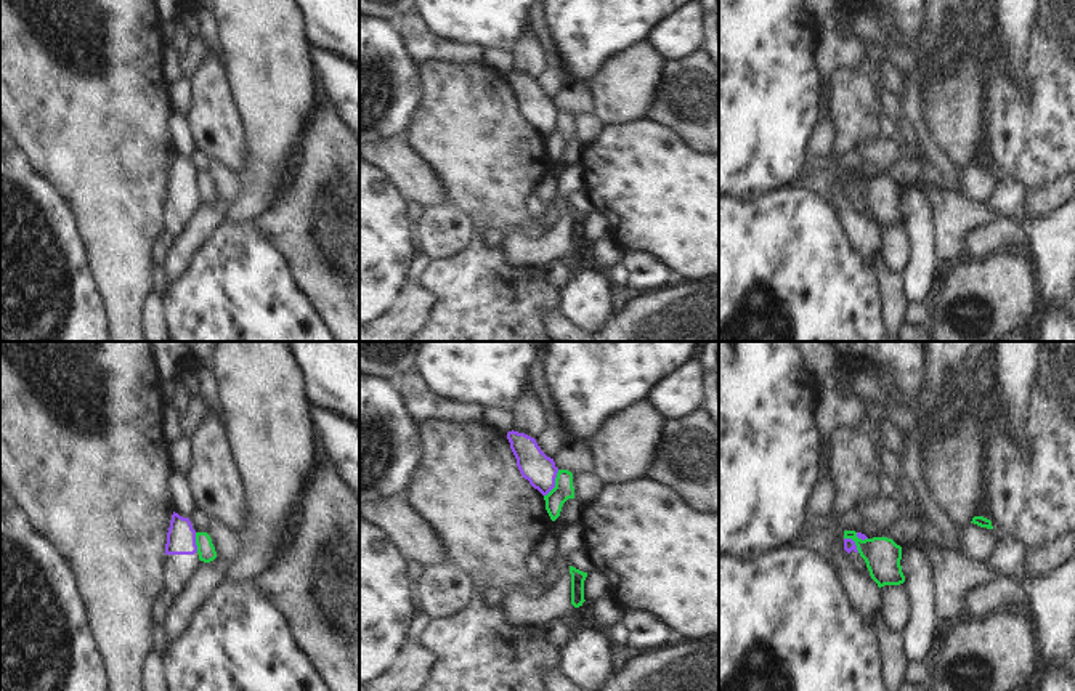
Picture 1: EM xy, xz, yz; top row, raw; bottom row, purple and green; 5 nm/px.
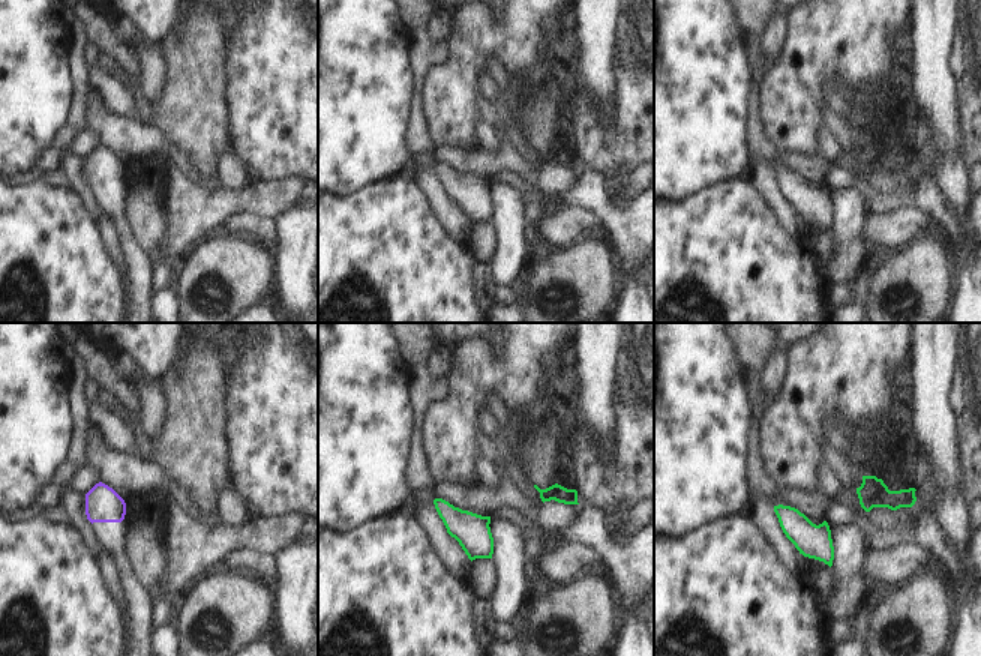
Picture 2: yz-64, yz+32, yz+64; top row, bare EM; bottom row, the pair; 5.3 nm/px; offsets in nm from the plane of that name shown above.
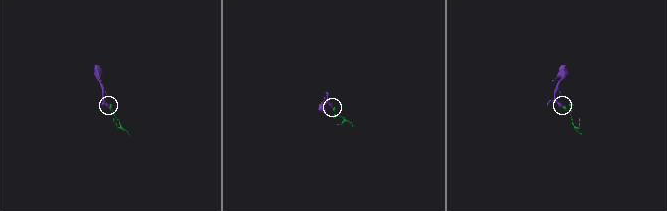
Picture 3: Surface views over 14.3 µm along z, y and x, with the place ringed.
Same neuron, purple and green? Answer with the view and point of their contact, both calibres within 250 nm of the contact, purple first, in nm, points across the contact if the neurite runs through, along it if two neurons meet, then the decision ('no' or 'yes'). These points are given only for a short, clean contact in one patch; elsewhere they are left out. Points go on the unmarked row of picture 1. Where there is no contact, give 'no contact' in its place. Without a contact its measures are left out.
meets purple in xz at (554, 124); 160 nm thick on the purple side, 100 nm on the other; border along xz (559, 111), (554, 127), (544, 137); no

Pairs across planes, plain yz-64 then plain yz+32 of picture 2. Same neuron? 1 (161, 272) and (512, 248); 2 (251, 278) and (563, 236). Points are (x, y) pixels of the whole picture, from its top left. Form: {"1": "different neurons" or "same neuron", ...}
{"1": "same neuron", "2": "different neurons"}

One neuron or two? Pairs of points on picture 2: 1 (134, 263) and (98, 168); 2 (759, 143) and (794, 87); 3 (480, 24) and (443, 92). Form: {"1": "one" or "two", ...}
{"1": "one", "2": "two", "3": "one"}

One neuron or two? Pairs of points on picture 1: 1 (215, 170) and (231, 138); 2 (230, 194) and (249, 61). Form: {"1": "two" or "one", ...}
{"1": "two", "2": "two"}

